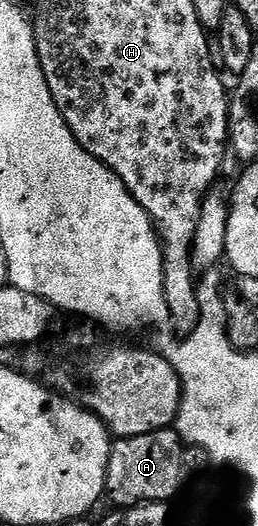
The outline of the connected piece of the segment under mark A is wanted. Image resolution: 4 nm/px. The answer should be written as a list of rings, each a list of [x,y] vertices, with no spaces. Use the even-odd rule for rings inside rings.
[[[173,427],[151,431],[147,435],[135,435],[134,437],[122,437],[114,440],[109,450],[109,462],[105,476],[105,492],[108,500],[113,500],[117,505],[125,505],[124,507],[146,505],[148,501],[172,502],[172,497],[181,489],[181,477],[186,476],[183,467],[185,448],[181,436]]]

